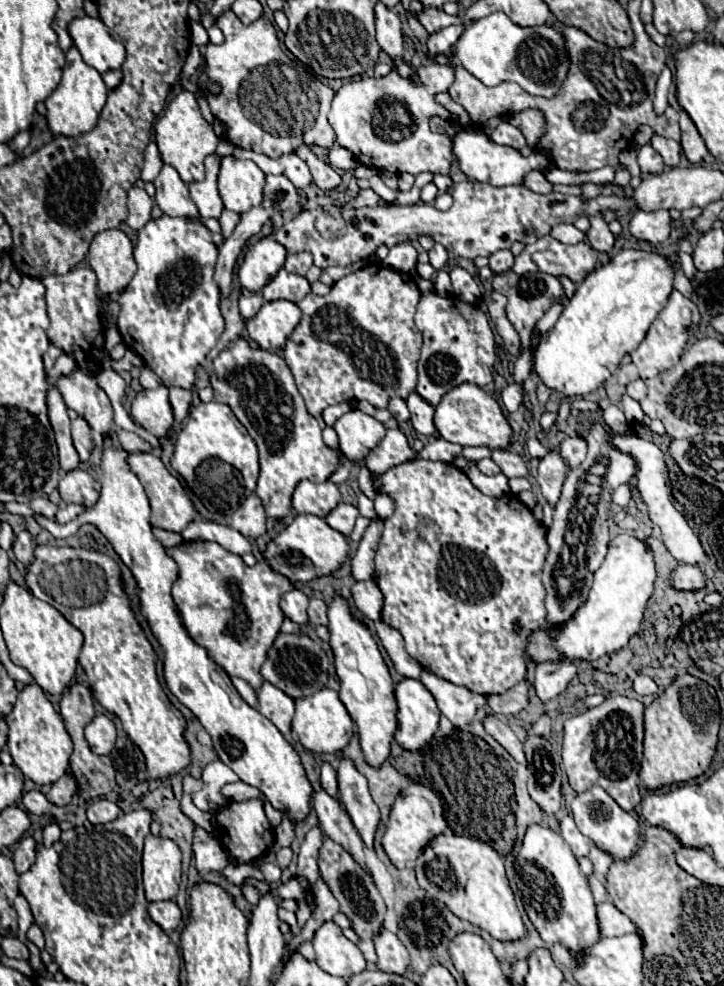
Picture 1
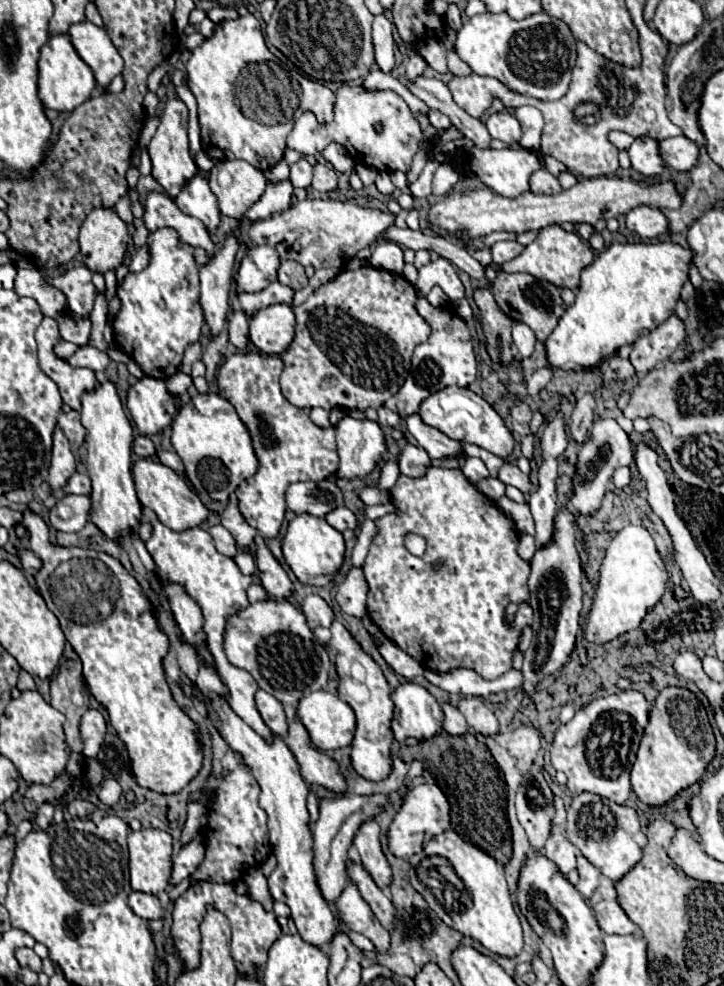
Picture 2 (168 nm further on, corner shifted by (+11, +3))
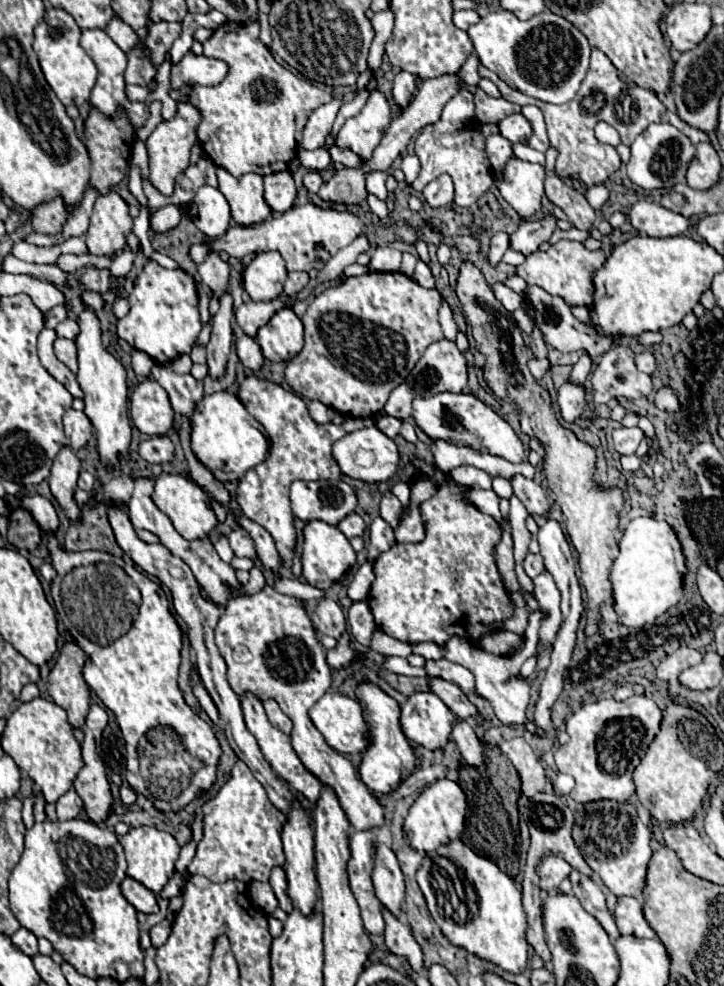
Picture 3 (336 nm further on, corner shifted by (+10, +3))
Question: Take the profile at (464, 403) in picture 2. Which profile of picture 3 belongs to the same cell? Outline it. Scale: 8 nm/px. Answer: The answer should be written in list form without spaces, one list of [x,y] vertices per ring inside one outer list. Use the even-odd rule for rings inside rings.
[[[444,392],[430,398],[416,398],[412,408],[414,408],[412,416],[416,420],[416,426],[432,440],[446,440],[450,444],[470,446],[478,452],[488,452],[508,462],[524,460],[524,446],[516,436],[516,432],[512,430],[512,426],[472,394]]]

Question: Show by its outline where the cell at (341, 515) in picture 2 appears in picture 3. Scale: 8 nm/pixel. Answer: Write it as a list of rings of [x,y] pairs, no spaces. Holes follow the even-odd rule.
[[[350,514],[346,516],[340,524],[338,524],[340,532],[346,536],[346,538],[354,538],[354,536],[364,536],[364,530],[366,530],[366,524],[364,520],[358,516],[358,514]]]

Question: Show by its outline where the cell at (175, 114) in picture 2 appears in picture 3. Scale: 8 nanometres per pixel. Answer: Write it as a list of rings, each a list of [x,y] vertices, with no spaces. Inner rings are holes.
[[[180,102],[176,118],[158,124],[158,128],[144,142],[146,150],[148,150],[148,158],[150,158],[150,176],[148,176],[148,180],[152,182],[152,186],[160,194],[172,196],[176,176],[188,168],[188,164],[190,164],[190,150],[198,142],[196,128],[198,128],[200,122],[202,122],[202,114],[198,112],[198,108],[194,108],[190,102]]]

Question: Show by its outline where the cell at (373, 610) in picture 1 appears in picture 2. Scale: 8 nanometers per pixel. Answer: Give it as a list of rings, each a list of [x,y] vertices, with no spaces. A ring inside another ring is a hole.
[[[351,568],[351,572],[343,580],[343,584],[339,584],[335,600],[345,614],[363,618],[363,616],[367,616],[367,604],[365,604],[367,593],[368,584],[365,582],[363,570],[361,568]]]

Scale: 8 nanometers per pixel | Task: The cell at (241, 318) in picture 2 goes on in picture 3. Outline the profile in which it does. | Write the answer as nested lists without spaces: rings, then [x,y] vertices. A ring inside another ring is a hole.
[[[238,334],[236,336],[236,352],[240,362],[250,368],[252,372],[260,372],[264,368],[266,358],[262,356],[262,350],[258,346],[258,342],[246,334]]]

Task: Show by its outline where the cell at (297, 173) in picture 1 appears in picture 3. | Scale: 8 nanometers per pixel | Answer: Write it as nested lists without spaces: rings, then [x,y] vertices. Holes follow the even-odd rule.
[[[306,172],[304,176],[304,186],[308,188],[308,192],[318,192],[322,186],[322,178],[318,172]]]

